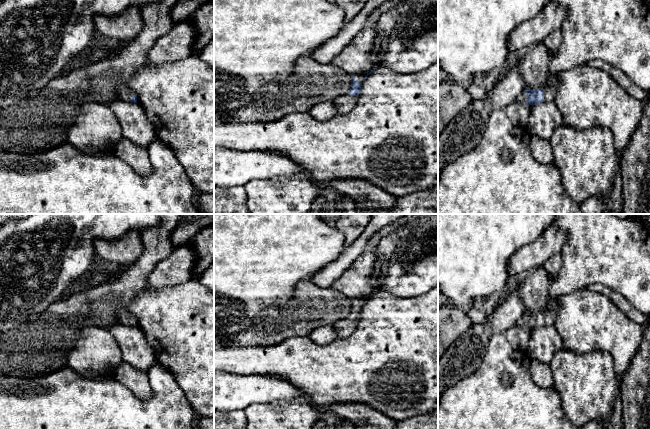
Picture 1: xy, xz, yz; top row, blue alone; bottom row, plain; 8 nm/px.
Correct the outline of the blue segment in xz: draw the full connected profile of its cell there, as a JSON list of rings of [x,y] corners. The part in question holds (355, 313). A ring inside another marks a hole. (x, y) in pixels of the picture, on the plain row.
[[[375,292],[367,297],[366,299],[351,299],[351,312],[348,318],[338,321],[334,324],[336,331],[336,338],[345,339],[355,330],[357,325],[357,320],[360,318],[362,306],[364,303],[373,297]]]

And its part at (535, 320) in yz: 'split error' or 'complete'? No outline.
split error

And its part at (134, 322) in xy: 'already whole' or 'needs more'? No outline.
needs more

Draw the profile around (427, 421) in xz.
[[[438,404],[428,414],[396,421],[394,429],[438,429]]]

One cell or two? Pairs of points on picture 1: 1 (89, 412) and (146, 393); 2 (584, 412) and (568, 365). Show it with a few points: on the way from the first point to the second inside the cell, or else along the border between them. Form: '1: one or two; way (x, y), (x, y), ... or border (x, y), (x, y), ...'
1: two; border (119, 381), (140, 398), (149, 398), (153, 394)
2: one; way (584, 400), (584, 384), (577, 377)

